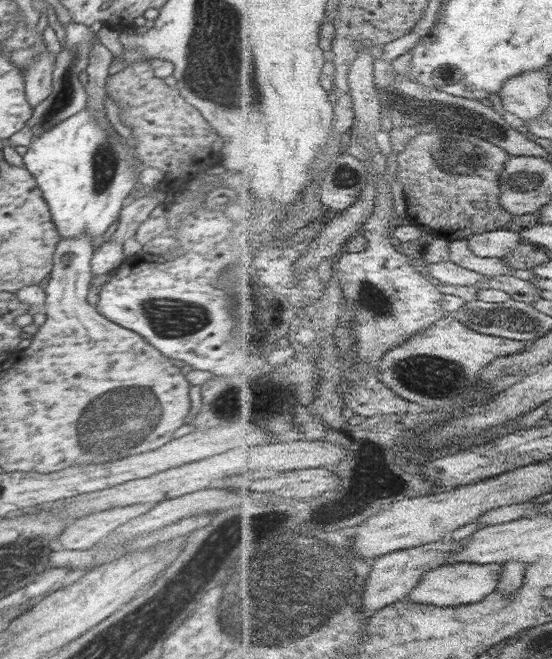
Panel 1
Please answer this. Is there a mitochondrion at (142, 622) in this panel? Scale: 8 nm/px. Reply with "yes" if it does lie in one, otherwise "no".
yes

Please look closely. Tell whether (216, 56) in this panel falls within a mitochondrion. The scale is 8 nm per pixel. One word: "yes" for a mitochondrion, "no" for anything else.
yes

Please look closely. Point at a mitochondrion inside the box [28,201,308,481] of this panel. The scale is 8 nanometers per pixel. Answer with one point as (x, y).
(120, 422)

